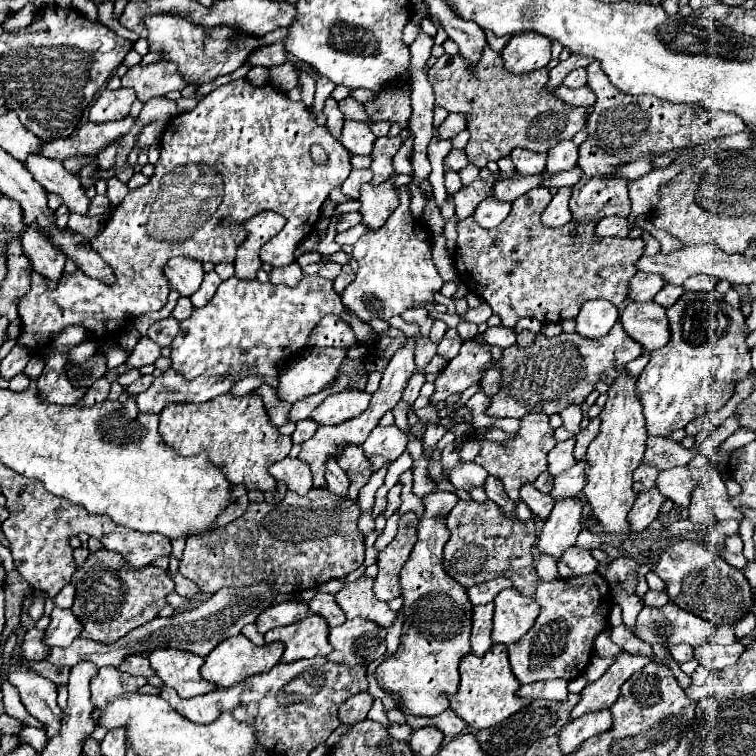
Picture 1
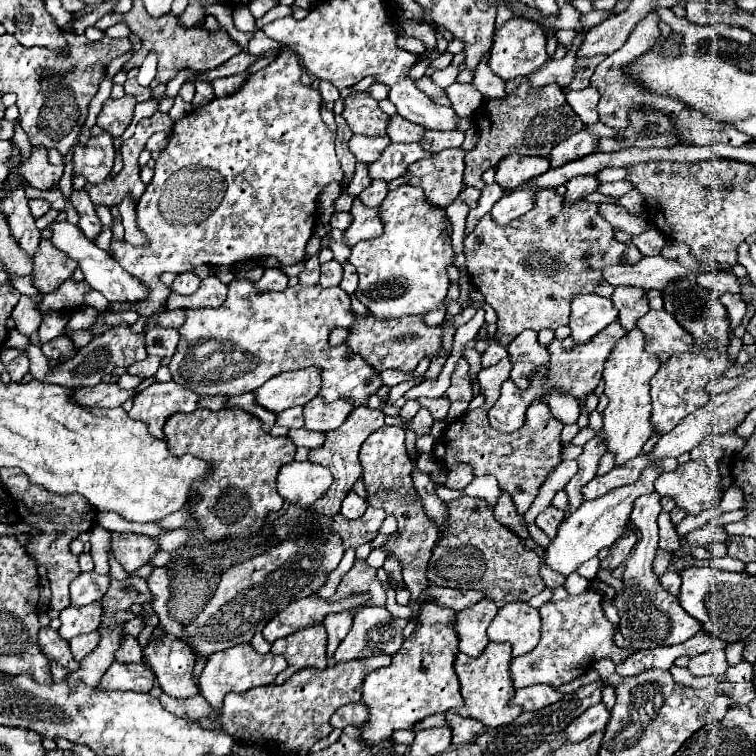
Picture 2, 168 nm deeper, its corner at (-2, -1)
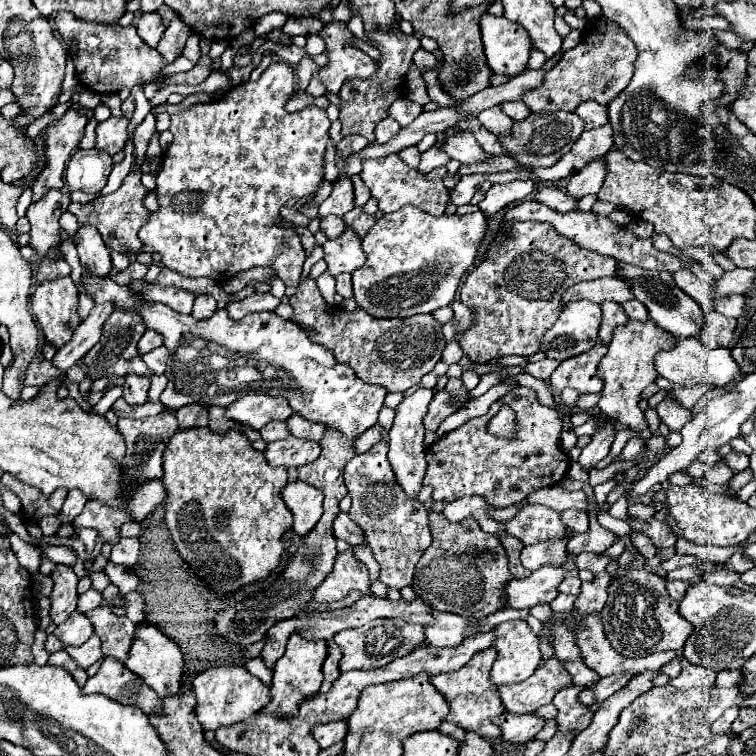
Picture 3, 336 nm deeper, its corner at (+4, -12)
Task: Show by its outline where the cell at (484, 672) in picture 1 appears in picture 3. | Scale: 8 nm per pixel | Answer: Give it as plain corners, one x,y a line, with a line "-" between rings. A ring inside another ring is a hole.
487,648
483,652
477,652
463,668
459,668
459,672
447,672
447,674
443,672
439,676
431,676
431,684
447,698
451,708
451,714
445,720
461,726
463,730
471,730
483,738
499,736
499,726
493,722
493,718
505,710
499,700
497,686
491,684
491,678
489,678
495,656
497,656
495,648

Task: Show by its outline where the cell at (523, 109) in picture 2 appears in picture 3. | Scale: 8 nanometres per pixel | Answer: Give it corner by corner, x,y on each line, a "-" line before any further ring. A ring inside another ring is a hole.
531,112
525,120
521,122
513,122
511,132
507,136
499,134
499,142
501,146
511,154
511,158
515,158
521,166
525,168
539,168
541,166
551,166
553,162
557,162
565,152
571,150
571,146
575,144
575,140
581,136
583,132
583,120
575,114
575,112

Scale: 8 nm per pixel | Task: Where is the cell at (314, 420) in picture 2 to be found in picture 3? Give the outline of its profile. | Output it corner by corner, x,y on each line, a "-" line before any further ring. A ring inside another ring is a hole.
291,416
287,420
287,428
295,438
303,438
303,440
313,440
319,442
323,438
323,432
327,430
325,424
319,422
311,422
311,420
303,420
303,416

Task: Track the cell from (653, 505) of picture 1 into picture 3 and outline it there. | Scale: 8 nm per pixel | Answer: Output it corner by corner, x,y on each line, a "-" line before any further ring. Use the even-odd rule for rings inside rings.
603,572
603,576
595,576
591,582
581,584
581,594
577,596
575,608
579,614
599,612
607,602
607,588
611,584
611,574

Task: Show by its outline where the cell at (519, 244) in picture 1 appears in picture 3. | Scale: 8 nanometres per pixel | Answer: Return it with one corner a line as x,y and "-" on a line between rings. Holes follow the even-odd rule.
515,222
503,234
505,240
491,244
483,260
469,272
459,298
477,310
475,328
461,338
463,352
485,364
493,358
517,354
531,356
541,350
543,332
559,318
563,310
563,292
583,280
617,274
617,260
579,248
567,236
559,236
551,224

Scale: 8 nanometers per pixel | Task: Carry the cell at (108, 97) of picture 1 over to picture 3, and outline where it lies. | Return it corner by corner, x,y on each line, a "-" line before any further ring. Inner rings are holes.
111,116
97,124
97,144
95,148
109,152
111,156
123,150
127,142
127,126
129,120
125,116

